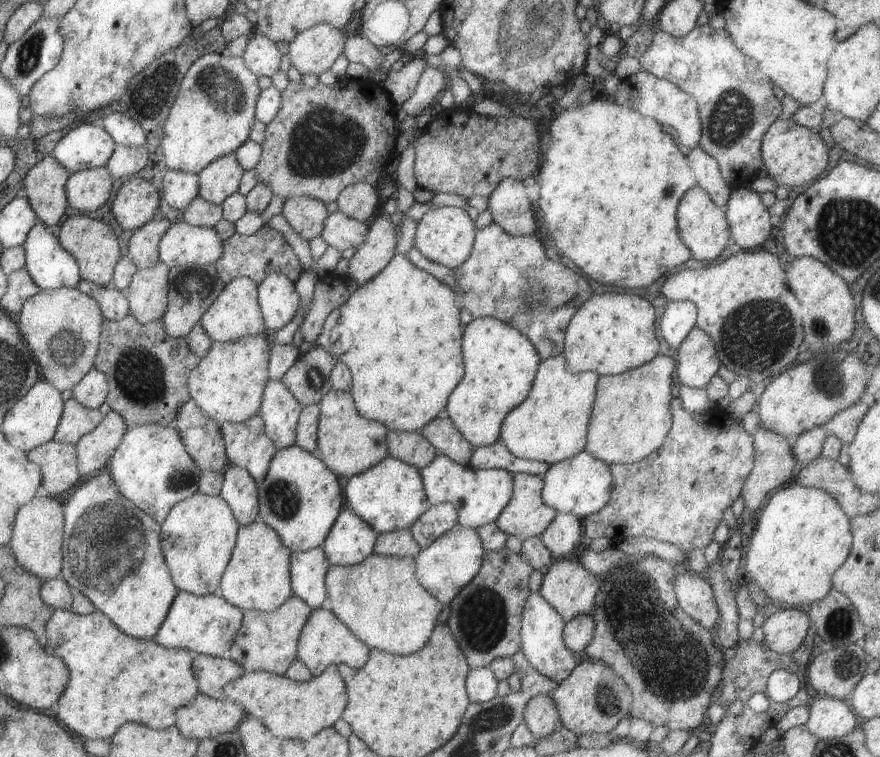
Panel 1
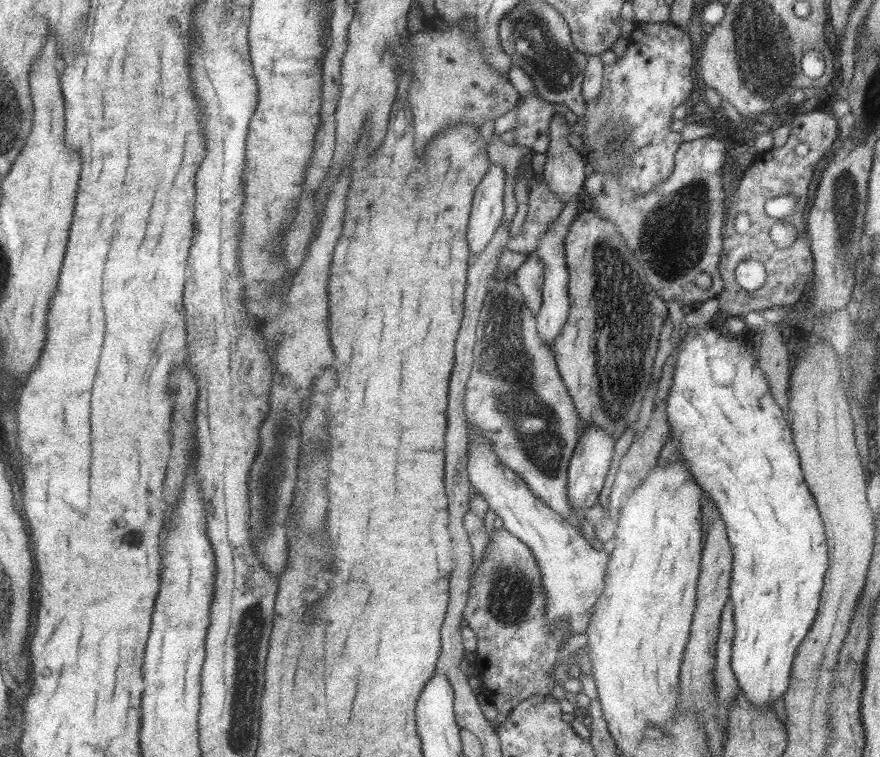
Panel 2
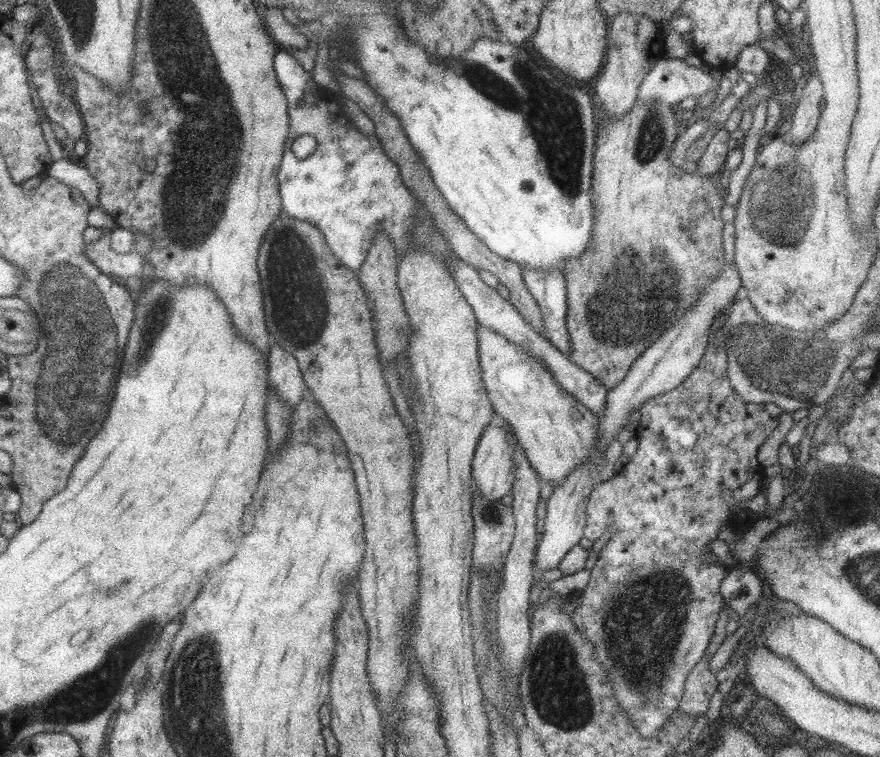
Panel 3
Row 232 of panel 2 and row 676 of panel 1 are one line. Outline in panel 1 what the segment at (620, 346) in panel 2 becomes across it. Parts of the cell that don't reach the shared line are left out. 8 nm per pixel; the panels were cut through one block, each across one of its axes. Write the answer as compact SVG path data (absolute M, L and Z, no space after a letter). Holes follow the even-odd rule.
M587 658L576 664L549 695L555 703L562 725L577 737L585 733L607 735L621 718L629 716L632 701L631 691L620 676L603 661Z

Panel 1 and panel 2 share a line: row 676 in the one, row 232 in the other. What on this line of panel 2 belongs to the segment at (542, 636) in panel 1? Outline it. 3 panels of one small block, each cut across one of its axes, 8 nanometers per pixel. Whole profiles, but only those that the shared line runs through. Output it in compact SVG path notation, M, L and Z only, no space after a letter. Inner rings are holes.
M574 196L565 202L557 221L553 221L553 225L547 229L547 232L542 234L539 239L536 249L533 253L541 259L543 263L544 279L542 282L542 297L539 310L534 314L535 330L537 331L540 339L551 348L554 343L555 337L559 334L561 327L564 325L568 317L568 310L570 307L568 297L568 272L564 263L564 250L563 250L563 237L566 235L569 224L575 220L576 216L577 198Z

